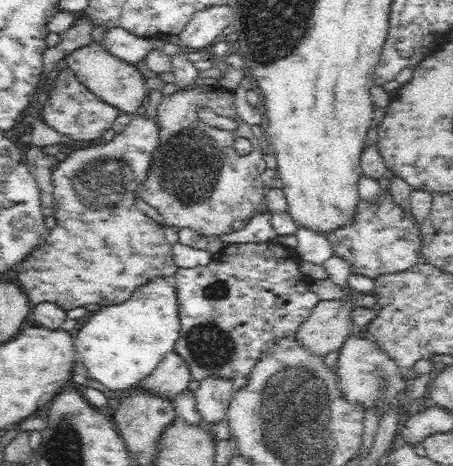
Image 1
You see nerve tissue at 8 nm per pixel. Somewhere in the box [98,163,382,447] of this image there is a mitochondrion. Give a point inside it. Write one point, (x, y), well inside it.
(210, 346)

